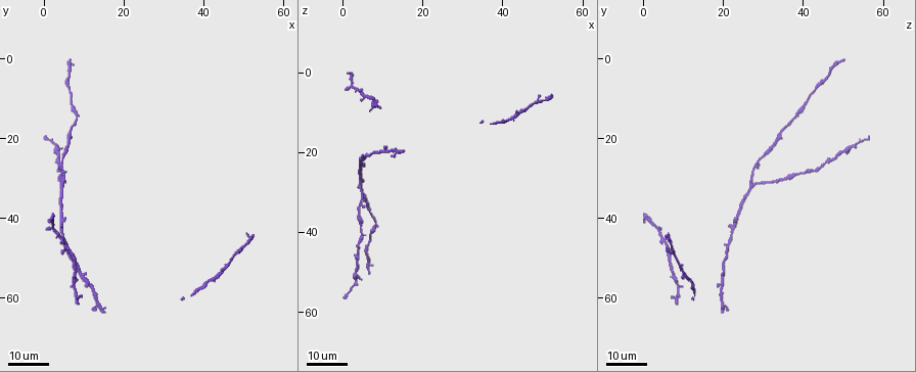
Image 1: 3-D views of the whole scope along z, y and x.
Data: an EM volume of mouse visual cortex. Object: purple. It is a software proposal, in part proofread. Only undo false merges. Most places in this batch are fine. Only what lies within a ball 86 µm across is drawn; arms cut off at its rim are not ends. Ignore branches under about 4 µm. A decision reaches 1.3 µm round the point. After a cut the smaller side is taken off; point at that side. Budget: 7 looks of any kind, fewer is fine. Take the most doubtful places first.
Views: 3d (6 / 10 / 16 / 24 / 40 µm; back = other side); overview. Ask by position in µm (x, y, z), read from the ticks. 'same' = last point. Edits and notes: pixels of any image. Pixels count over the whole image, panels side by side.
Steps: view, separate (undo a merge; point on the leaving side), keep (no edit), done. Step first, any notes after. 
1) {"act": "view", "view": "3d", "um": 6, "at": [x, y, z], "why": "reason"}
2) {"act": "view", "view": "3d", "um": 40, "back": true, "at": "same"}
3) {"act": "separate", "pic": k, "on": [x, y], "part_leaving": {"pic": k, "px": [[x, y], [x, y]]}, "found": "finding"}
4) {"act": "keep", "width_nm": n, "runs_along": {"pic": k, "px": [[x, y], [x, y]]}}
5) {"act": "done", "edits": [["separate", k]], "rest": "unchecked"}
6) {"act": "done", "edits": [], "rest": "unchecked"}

{"act": "view", "view": "3d", "um": 16, "at": [10.5, 56.5, 19.5], "why": "side arm on a straight run"}

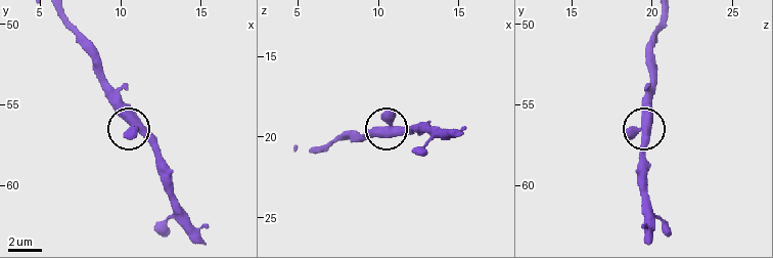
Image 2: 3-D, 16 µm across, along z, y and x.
{"act": "view", "view": "3d", "um": 10, "at": "same"}

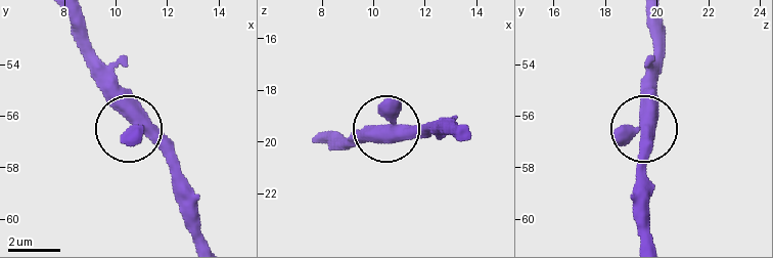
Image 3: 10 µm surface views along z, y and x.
{"act": "view", "view": "3d", "um": 10, "back": true, "at": "same"}

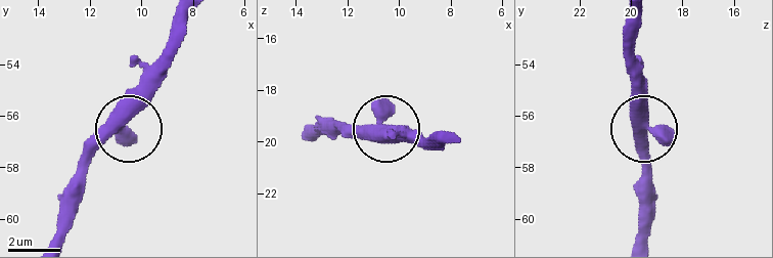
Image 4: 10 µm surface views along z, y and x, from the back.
{"act": "keep", "runs_along": {"pic": 4, "px": [[186, 22], [164, 81], [95, 154], [82, 191]]}, "found": "continuous, no second neuron"}

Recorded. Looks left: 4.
{"act": "view", "view": "3d", "um": 16, "at": [8.0, 57.0, 8.0], "why": "a fork"}

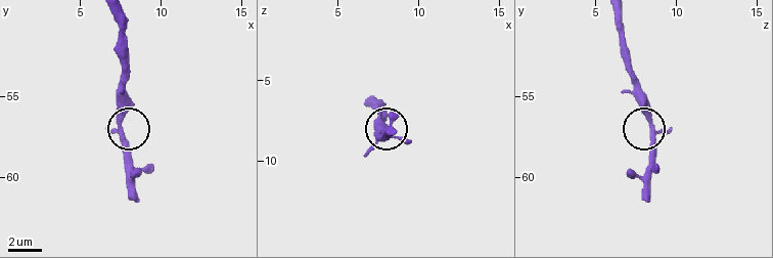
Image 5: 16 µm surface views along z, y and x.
{"act": "view", "view": "3d", "um": 10, "at": [7.5, 56.6, 8.5], "why": "closer look"}

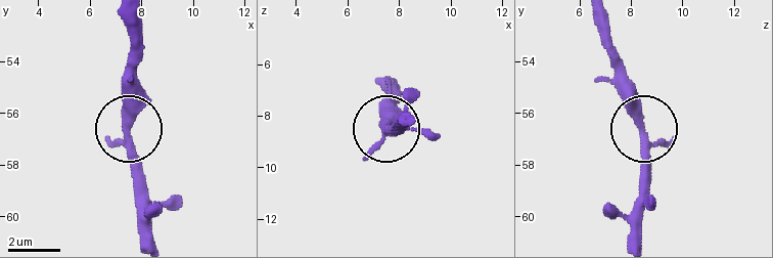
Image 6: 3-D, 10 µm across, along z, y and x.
{"act": "keep", "arms": 3, "found": "continuous, no second neuron"}

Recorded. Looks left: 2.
{"act": "done", "edits": [], "rest": "unchecked"}

